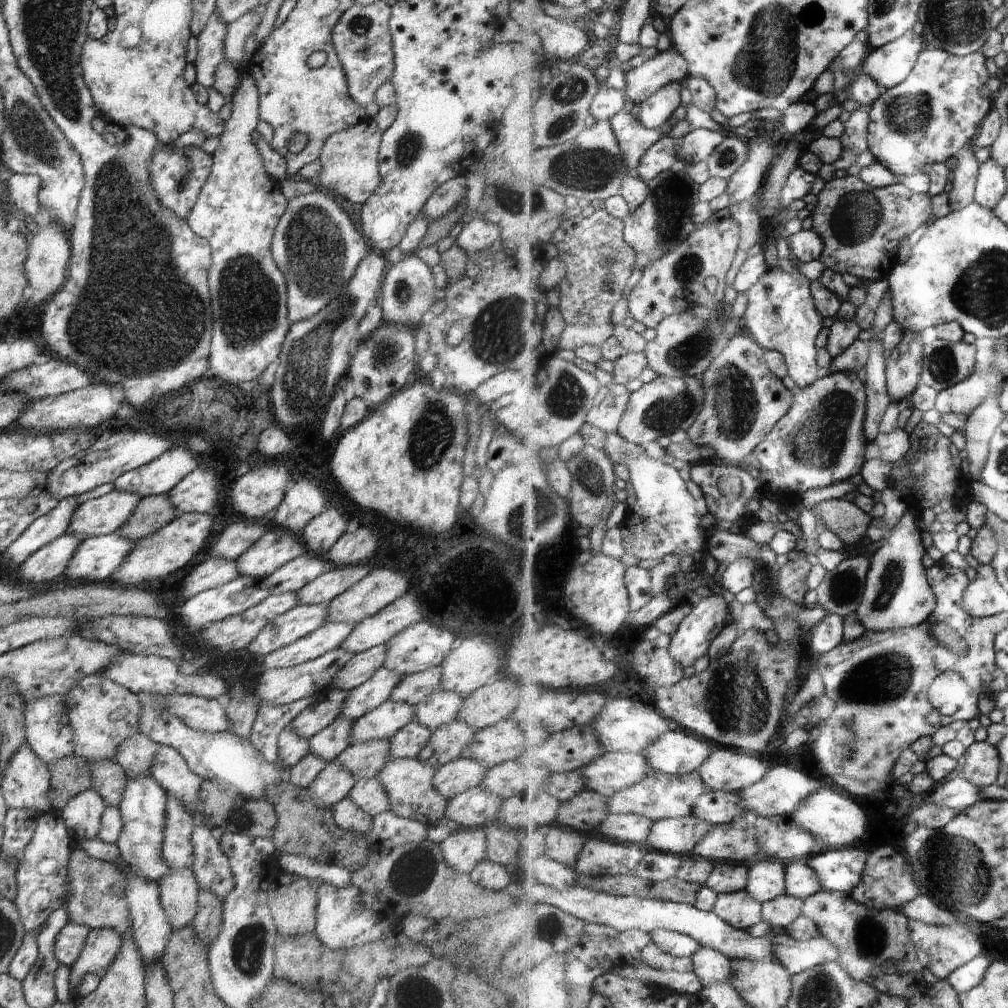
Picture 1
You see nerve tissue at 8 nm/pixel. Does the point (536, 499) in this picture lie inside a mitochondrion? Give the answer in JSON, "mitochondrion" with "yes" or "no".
{"mitochondrion":"yes"}

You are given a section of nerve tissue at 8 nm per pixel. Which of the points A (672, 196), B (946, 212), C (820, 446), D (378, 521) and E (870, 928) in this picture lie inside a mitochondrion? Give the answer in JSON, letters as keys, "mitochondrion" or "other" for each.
{"A":"mitochondrion","B":"other","C":"mitochondrion","D":"other","E":"mitochondrion"}

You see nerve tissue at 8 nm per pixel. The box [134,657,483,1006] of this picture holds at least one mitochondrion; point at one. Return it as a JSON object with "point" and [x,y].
{"point":[413,871]}

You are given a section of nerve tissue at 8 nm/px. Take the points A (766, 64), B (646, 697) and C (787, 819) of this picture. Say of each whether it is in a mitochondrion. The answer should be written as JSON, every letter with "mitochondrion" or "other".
{"A":"mitochondrion","B":"other","C":"other"}

